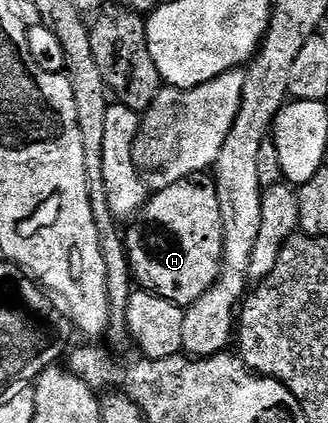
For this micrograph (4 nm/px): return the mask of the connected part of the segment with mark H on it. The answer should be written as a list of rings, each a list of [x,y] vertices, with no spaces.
[[[203,178],[183,179],[170,189],[162,189],[149,194],[139,215],[131,220],[132,228],[124,235],[124,248],[128,251],[128,269],[133,280],[143,290],[153,291],[158,297],[176,303],[187,309],[214,281],[220,272],[220,262],[224,260],[222,245],[222,213],[218,209],[218,193],[215,182],[203,183]]]

